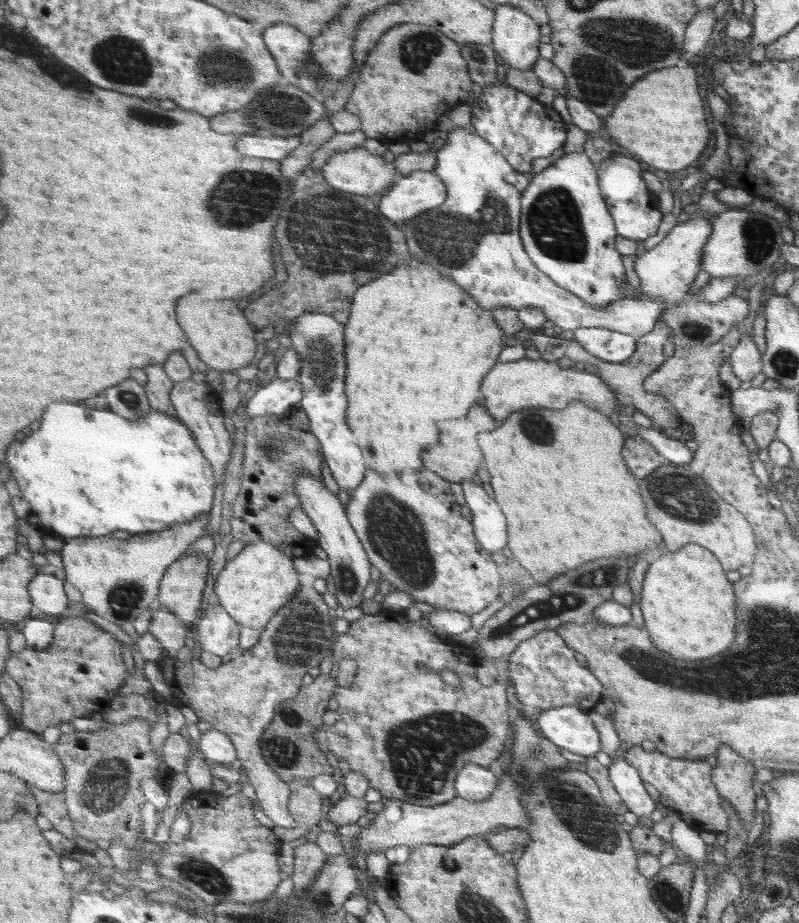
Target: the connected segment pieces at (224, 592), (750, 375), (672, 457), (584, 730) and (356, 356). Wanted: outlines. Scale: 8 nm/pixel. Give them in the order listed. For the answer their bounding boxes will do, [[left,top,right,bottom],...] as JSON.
[[215,541,299,631],[729,333,763,382],[638,428,695,464],[535,705,600,757],[345,264,502,474]]

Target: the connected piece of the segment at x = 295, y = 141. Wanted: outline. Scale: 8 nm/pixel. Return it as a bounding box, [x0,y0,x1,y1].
[236,134,300,161]

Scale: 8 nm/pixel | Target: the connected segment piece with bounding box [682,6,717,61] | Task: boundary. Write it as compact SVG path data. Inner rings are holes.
M710 6L708 10L698 12L696 18L688 24L682 51L683 61L698 55L699 51L702 51L712 40L714 36L712 28L717 21L712 9L714 8Z

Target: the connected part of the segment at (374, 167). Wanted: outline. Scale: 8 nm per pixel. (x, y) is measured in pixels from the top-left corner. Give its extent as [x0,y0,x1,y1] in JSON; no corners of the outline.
[321,146,401,196]

